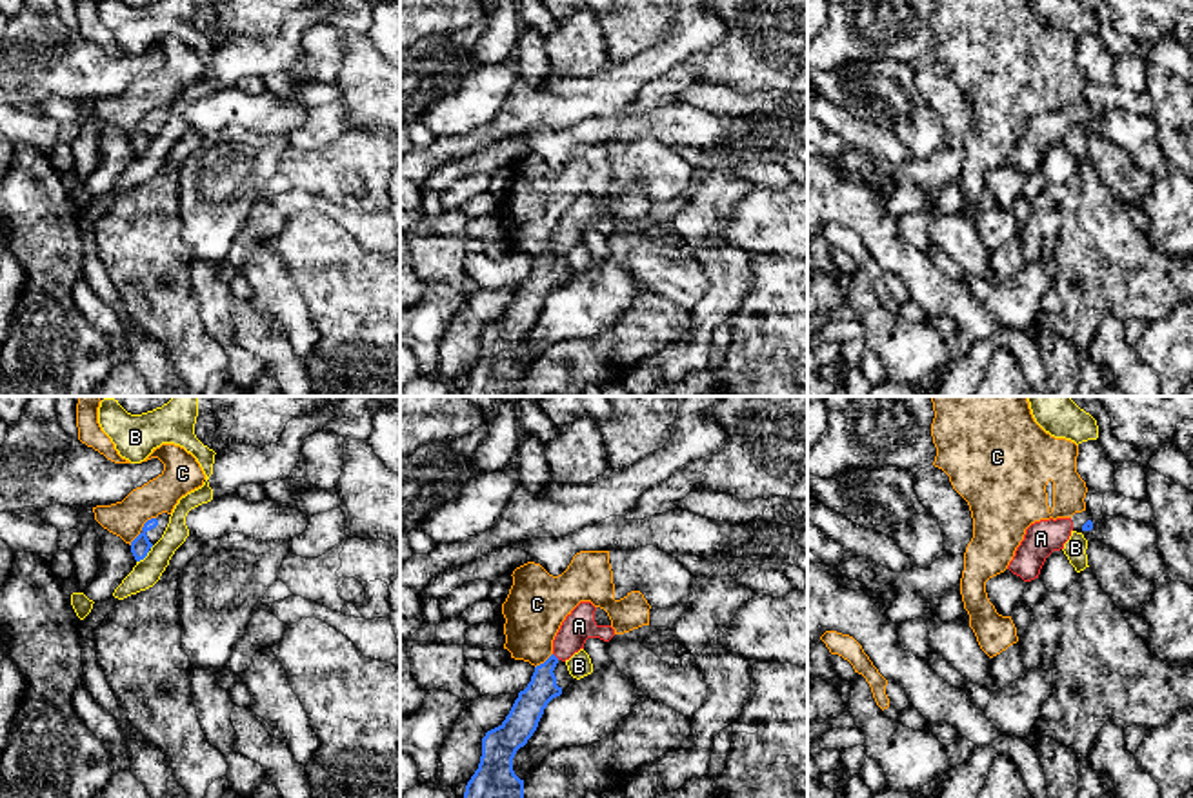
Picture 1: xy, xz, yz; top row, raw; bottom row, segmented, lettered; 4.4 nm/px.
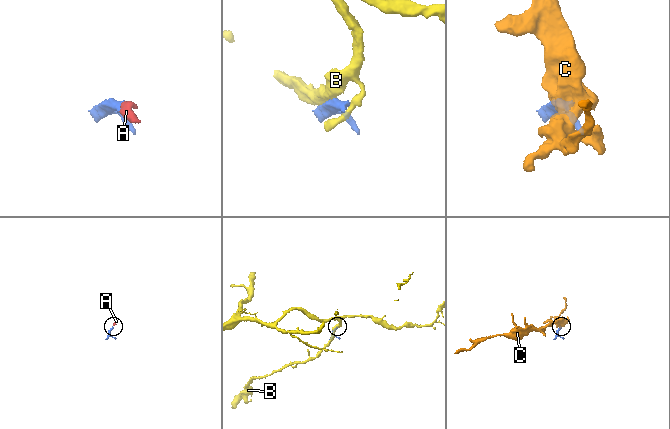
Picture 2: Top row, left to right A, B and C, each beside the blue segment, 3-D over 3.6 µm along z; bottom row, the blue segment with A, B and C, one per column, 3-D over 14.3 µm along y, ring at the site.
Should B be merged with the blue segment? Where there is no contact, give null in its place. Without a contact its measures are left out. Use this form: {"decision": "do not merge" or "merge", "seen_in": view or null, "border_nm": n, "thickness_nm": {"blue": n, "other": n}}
{"decision": "do not merge", "seen_in": "xy", "border_nm": 80, "thickness_nm": {"blue": 90, "other": 120}}

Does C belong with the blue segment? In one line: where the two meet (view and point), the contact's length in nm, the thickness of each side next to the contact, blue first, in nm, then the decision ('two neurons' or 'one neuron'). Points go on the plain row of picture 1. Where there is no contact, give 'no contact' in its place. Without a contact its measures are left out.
xy (146, 115) | 90 nm | 90/160 nm | two neurons

